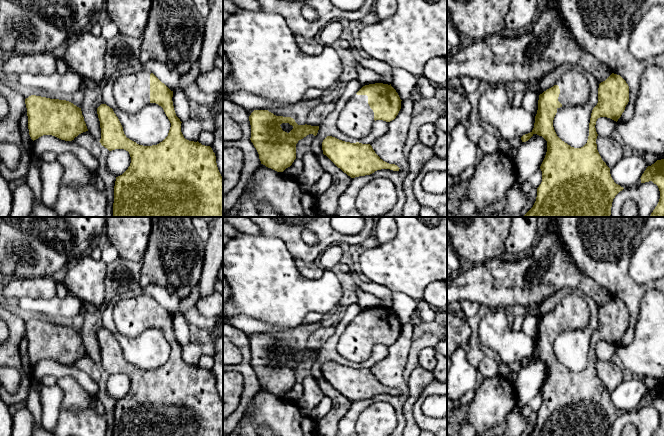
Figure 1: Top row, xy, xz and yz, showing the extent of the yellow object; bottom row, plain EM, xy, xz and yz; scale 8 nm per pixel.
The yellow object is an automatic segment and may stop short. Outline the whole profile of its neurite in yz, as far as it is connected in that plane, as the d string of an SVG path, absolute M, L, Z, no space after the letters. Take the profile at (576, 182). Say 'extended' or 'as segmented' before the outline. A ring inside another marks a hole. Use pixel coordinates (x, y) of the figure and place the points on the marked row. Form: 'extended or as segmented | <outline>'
extended | M571 69L564 73L553 87L539 95L534 128L523 135L521 140L526 142L534 134L542 136L547 141L547 152L540 166L542 182L537 188L536 201L524 217L610 217L613 199L624 188L614 182L610 168L597 150L598 134L595 125L600 117L618 121L629 102L628 84L620 75L614 73L599 84L598 103L592 110L589 136L583 147L571 147L557 136L553 127L554 117L560 109L586 103L589 94L588 80L579 71Z

